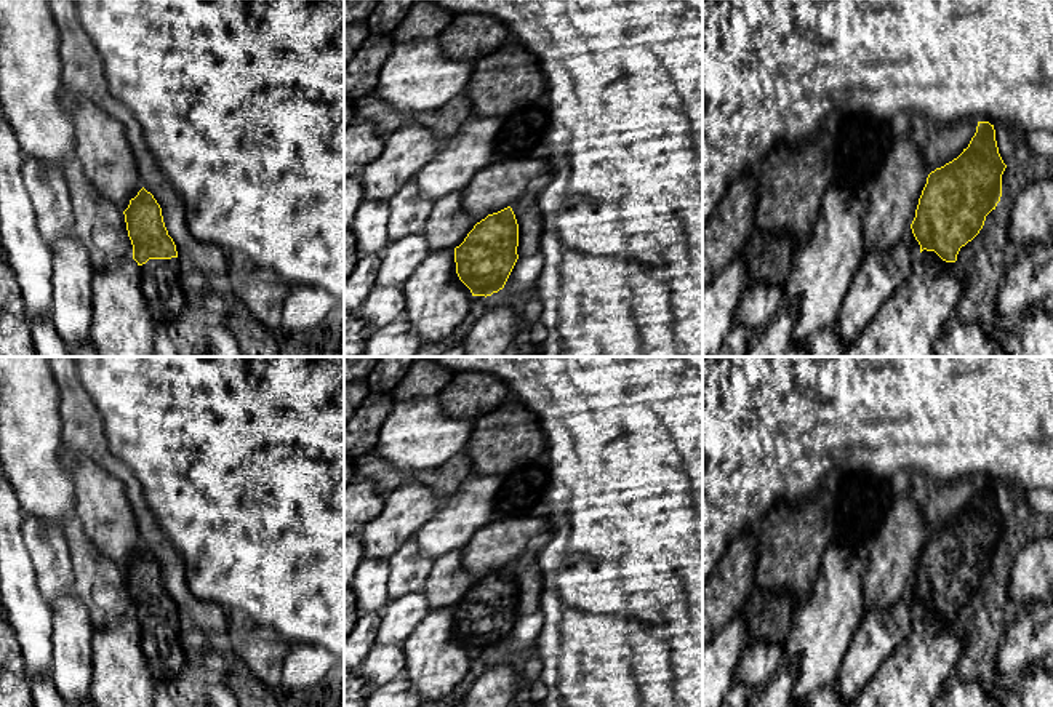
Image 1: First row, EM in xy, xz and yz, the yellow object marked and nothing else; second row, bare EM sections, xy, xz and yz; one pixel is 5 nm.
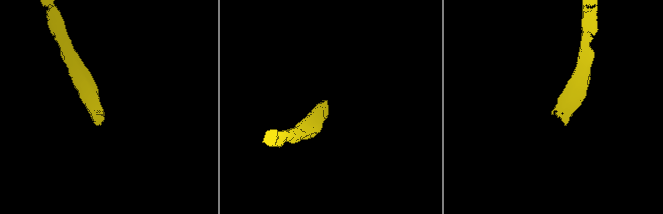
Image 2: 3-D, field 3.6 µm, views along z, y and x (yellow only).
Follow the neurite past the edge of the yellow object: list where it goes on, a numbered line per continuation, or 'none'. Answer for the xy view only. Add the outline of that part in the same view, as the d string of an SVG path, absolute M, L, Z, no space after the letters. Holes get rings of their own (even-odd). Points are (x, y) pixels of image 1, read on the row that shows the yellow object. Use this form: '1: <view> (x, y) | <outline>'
1: xy (160, 277) | M178 258L149 259L138 267L141 285L147 290L149 298L162 307L165 317L174 317L184 299Z

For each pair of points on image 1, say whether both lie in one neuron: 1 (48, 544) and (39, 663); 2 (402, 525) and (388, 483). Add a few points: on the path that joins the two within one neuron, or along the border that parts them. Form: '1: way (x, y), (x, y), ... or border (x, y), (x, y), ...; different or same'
1: border (29, 560), (37, 589), (48, 602); different
2: border (410, 479), (384, 496), (383, 509), (368, 522); different

